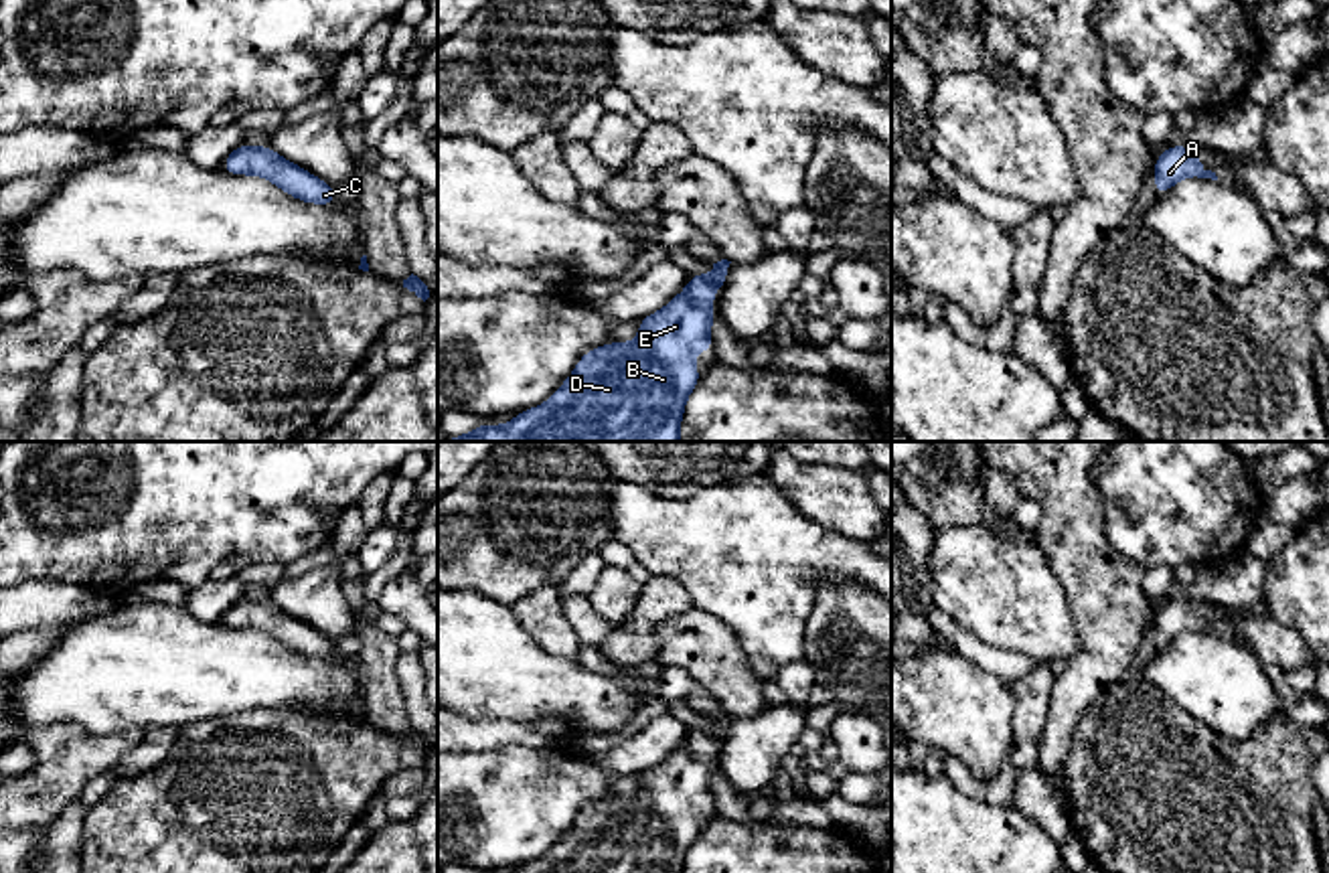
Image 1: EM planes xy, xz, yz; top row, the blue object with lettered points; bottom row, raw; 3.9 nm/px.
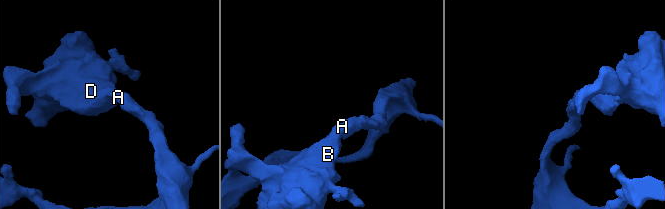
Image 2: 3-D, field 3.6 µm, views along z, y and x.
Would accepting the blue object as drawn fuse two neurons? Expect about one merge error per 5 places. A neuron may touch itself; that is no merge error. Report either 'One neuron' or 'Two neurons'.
One neuron

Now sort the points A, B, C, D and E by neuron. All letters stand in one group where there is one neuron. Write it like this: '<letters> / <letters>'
A B C D E

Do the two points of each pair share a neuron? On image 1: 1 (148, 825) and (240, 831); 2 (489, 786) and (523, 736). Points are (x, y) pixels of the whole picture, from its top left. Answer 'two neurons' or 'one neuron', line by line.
1: one neuron
2: two neurons

